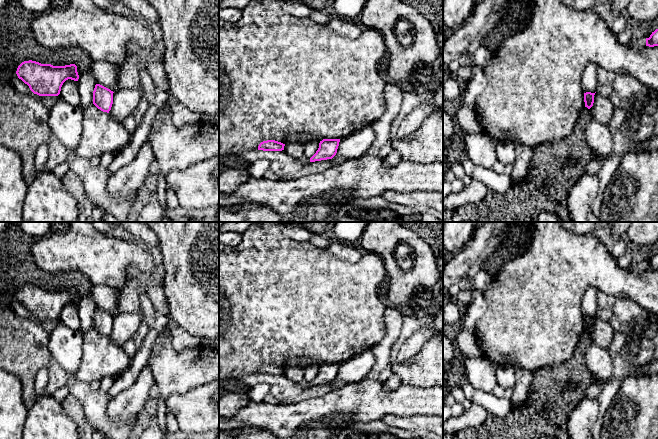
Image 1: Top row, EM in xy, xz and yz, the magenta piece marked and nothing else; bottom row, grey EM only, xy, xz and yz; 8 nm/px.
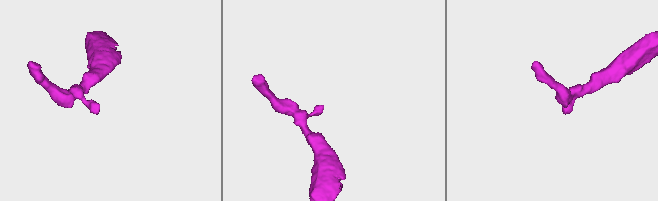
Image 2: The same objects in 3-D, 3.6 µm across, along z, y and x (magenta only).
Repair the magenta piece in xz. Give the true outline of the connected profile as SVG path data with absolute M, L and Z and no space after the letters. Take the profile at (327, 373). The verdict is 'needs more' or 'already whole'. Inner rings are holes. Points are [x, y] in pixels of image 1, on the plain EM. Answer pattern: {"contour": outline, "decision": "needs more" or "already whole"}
{"contour": "M323 363L319 367L316 377L310 382L310 386L332 383L339 370L340 363Z", "decision": "already whole"}

